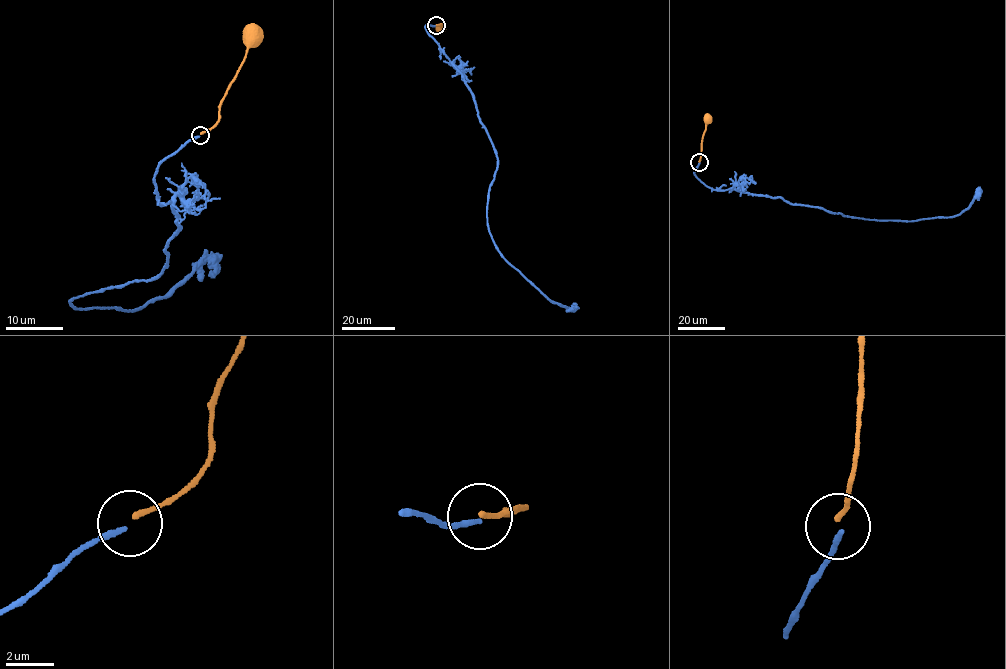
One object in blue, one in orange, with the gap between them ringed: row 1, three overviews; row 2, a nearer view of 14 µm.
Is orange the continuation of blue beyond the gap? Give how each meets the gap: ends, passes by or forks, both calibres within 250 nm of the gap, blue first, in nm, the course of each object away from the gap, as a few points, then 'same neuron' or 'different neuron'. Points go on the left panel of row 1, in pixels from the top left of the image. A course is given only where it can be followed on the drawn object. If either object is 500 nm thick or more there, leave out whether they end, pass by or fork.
blue ends; orange ends; calibres 220 and 200 nm; course blue (199, 136), (152, 180), (179, 225), (164, 269), (69, 304), (140, 310), (208, 259), (210, 270); course orange (200, 134), (218, 120), (219, 103), (253, 36); different neuron

